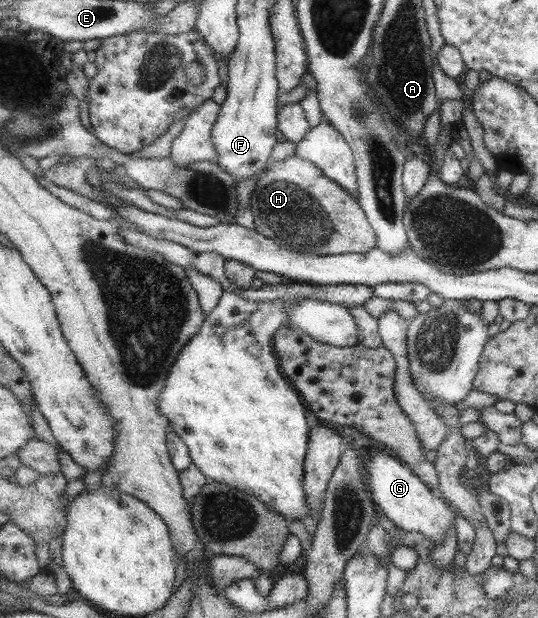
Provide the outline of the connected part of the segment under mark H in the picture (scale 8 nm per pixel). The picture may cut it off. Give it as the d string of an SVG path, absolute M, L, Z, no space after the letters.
M294 155L270 163L251 198L258 232L281 247L317 255L364 254L377 246L377 234L362 210L359 199L350 196L317 164Z

